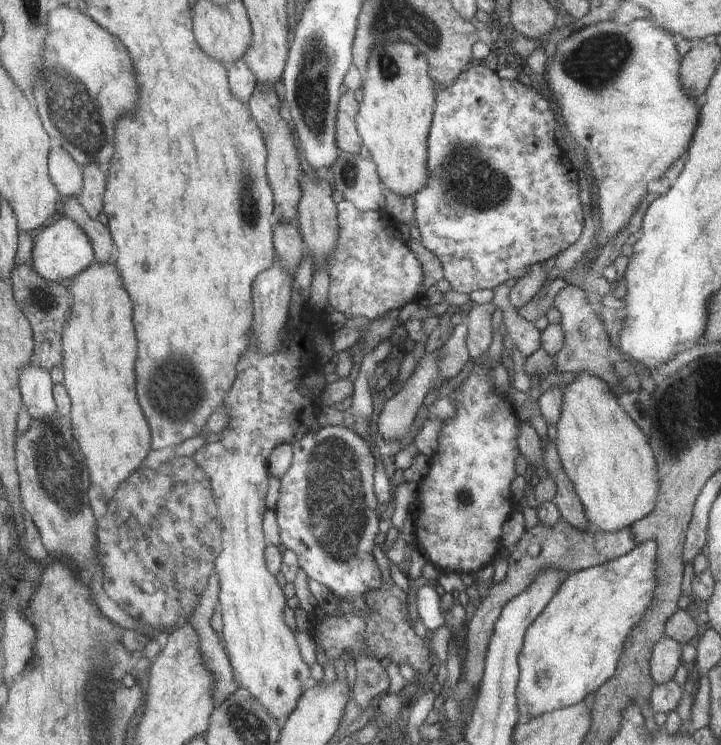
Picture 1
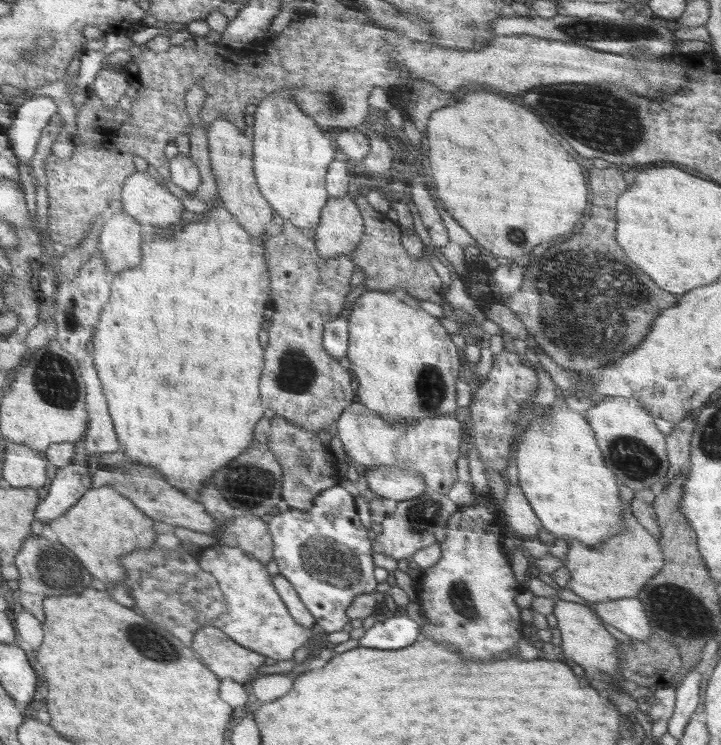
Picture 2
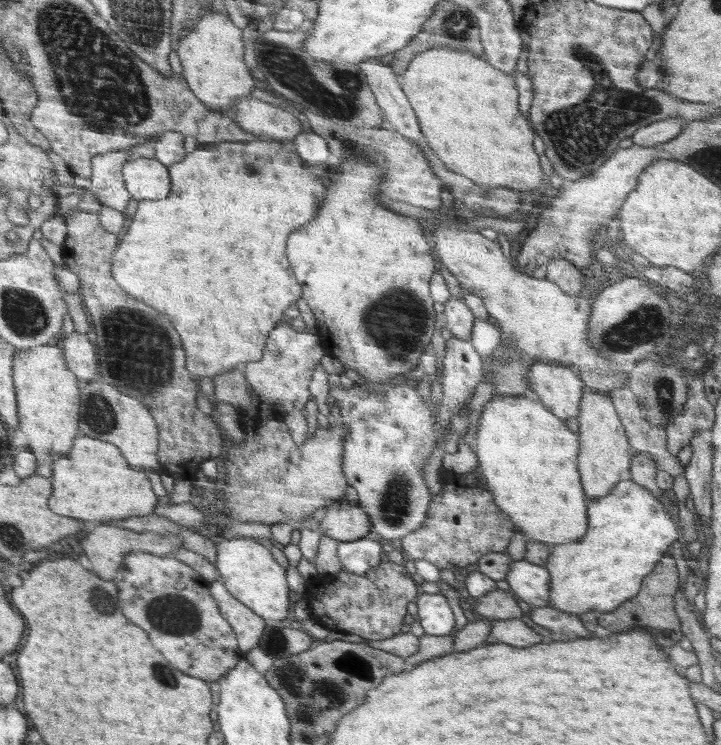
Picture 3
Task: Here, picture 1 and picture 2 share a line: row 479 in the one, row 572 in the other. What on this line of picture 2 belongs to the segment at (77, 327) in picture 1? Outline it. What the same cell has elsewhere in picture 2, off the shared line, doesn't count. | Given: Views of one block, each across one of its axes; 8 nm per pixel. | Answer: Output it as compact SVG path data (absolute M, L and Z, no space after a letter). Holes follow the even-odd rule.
M112 486L91 488L74 507L49 525L56 532L58 542L72 550L91 576L102 580L106 588L126 585L127 569L120 563L120 556L127 556L136 548L148 550L157 538L154 520Z

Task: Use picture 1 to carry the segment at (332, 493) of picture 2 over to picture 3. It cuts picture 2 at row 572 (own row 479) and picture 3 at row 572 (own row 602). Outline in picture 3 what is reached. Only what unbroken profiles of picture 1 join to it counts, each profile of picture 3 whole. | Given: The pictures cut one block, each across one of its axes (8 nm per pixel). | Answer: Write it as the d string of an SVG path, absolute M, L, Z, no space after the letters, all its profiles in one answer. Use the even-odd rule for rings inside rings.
M368 537L352 542L339 542L336 554L342 563L342 570L357 575L370 571L382 562L382 546Z

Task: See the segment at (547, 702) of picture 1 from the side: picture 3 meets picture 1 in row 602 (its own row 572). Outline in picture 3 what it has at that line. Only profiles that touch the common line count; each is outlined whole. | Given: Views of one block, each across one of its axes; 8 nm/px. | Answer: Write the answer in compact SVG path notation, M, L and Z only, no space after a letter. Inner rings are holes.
M633 480L620 481L610 494L593 500L589 516L591 522L587 534L576 543L555 545L544 566L550 573L551 582L547 606L578 616L588 611L614 611L616 607L638 595L644 578L654 571L655 564L663 558L662 554L670 548L670 544L678 540L676 524L672 522L666 508L650 489Z

